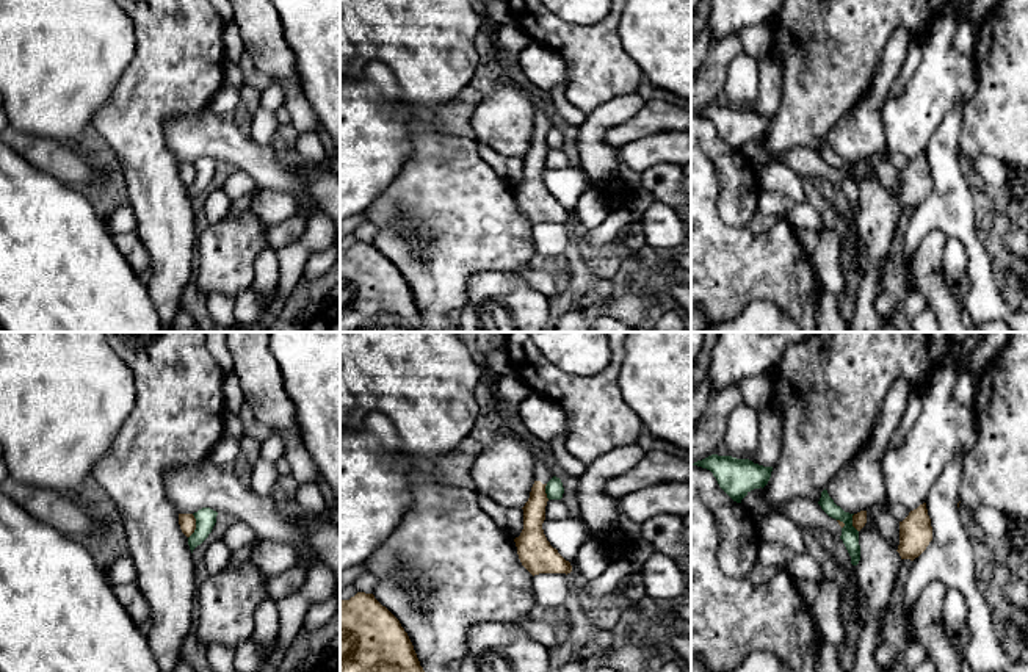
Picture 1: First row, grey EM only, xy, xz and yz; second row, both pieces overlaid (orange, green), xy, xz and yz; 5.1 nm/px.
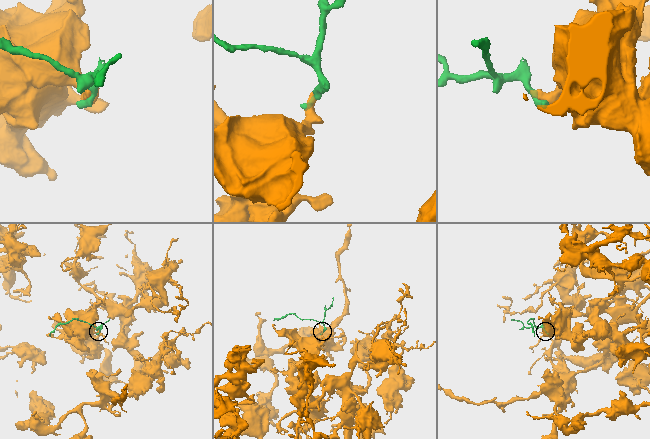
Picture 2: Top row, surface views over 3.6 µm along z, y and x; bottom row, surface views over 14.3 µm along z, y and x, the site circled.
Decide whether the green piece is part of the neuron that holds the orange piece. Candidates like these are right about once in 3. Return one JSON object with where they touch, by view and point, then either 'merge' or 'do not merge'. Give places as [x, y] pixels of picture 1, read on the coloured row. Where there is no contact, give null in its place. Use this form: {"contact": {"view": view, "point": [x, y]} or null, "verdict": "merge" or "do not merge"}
{"contact": {"view": "xy", "point": [195, 527]}, "verdict": "do not merge"}

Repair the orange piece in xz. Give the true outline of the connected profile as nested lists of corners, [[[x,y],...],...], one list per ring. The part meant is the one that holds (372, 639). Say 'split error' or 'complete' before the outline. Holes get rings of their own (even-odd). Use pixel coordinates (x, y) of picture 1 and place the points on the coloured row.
complete | [[[373,594],[340,600],[340,672],[425,672],[400,620]]]

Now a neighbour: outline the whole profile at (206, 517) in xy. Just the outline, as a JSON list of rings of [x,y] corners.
[[[202,508],[197,512],[193,514],[196,518],[196,529],[194,533],[188,537],[188,545],[193,553],[193,550],[201,545],[208,534],[212,533],[215,523],[216,523],[216,515],[218,512],[210,509],[210,508]]]

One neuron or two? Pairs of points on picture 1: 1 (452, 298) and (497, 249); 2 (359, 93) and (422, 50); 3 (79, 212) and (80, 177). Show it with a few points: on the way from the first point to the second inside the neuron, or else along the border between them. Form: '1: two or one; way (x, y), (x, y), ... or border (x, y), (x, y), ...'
1: one; way (452, 282), (481, 252)
2: two; border (356, 75), (369, 63), (381, 61), (408, 104)
3: two; border (47, 173), (80, 190)

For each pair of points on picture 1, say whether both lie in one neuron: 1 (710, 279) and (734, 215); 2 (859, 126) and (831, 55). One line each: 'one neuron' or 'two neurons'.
1: two neurons
2: two neurons

